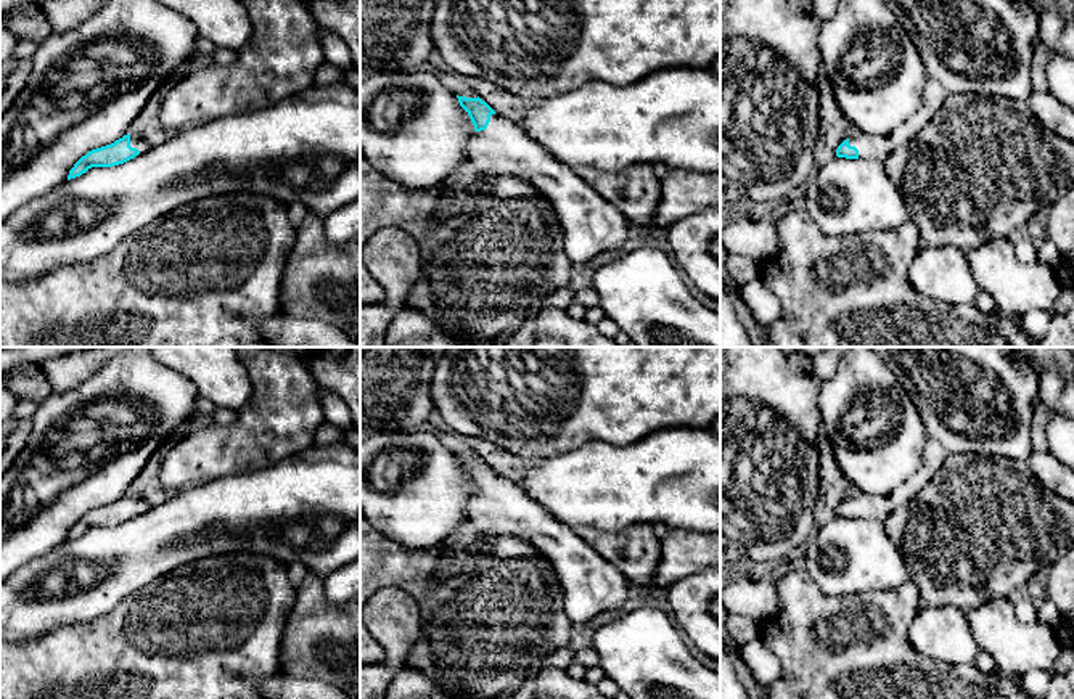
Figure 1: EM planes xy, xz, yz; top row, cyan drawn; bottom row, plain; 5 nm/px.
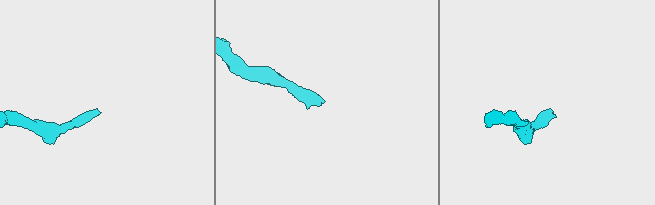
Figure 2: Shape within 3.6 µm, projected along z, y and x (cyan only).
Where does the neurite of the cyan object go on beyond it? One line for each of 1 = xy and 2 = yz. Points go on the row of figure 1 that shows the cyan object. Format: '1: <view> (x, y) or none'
1: xy (140, 145)
2: yz (933, 97)

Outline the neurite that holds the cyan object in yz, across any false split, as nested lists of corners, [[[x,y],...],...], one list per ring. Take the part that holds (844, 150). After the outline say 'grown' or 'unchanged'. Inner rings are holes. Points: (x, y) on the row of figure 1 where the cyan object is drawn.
[[[928,79],[918,109],[900,125],[897,125],[889,135],[870,137],[865,133],[855,133],[844,140],[838,149],[838,157],[846,159],[875,159],[881,164],[896,153],[900,146],[905,146],[921,129],[924,129],[944,106],[947,92],[942,85],[933,79]]]; grown

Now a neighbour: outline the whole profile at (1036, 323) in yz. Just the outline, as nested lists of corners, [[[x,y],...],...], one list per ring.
[[[1042,310],[1027,312],[1019,318],[1024,333],[1031,334],[1035,341],[1040,341],[1048,329],[1051,315]]]

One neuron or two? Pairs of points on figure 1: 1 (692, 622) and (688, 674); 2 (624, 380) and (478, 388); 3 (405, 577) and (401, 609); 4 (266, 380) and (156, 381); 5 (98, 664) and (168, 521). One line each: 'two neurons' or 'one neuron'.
1: two neurons
2: one neuron
3: two neurons
4: two neurons
5: two neurons

